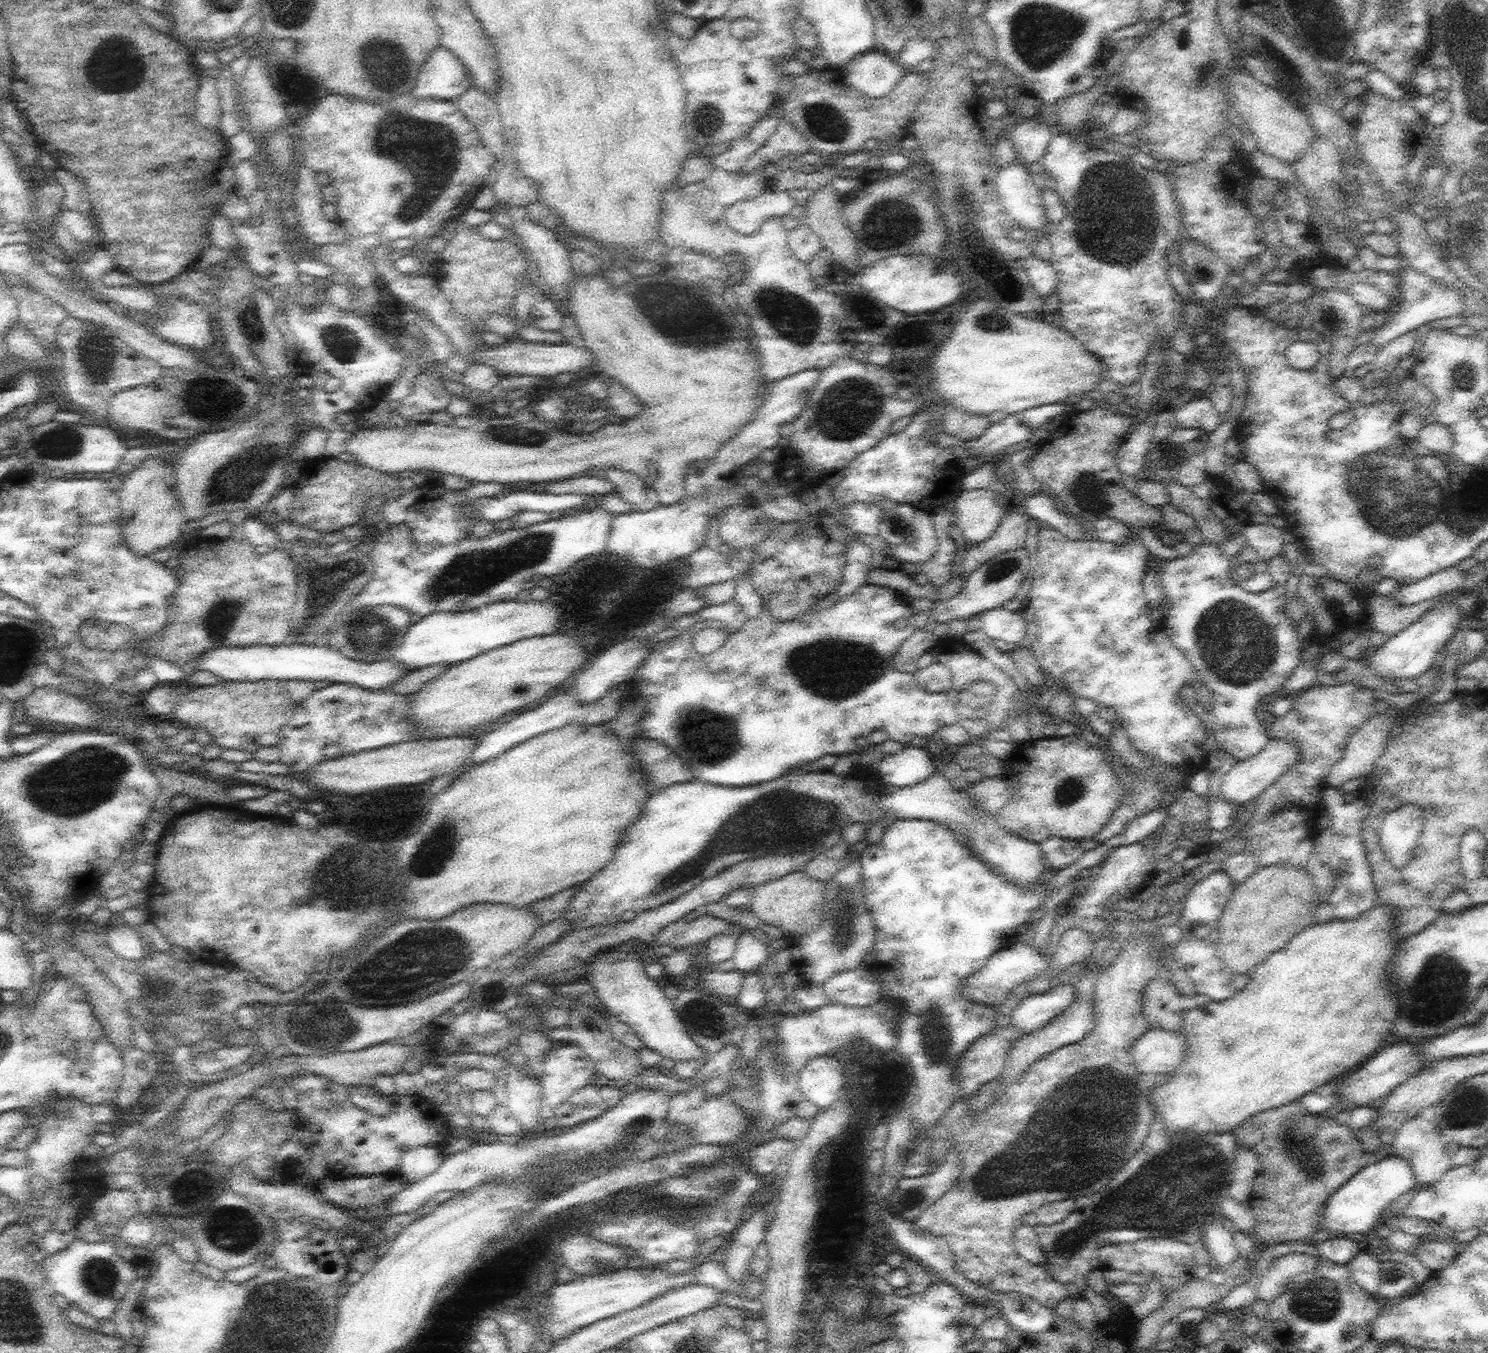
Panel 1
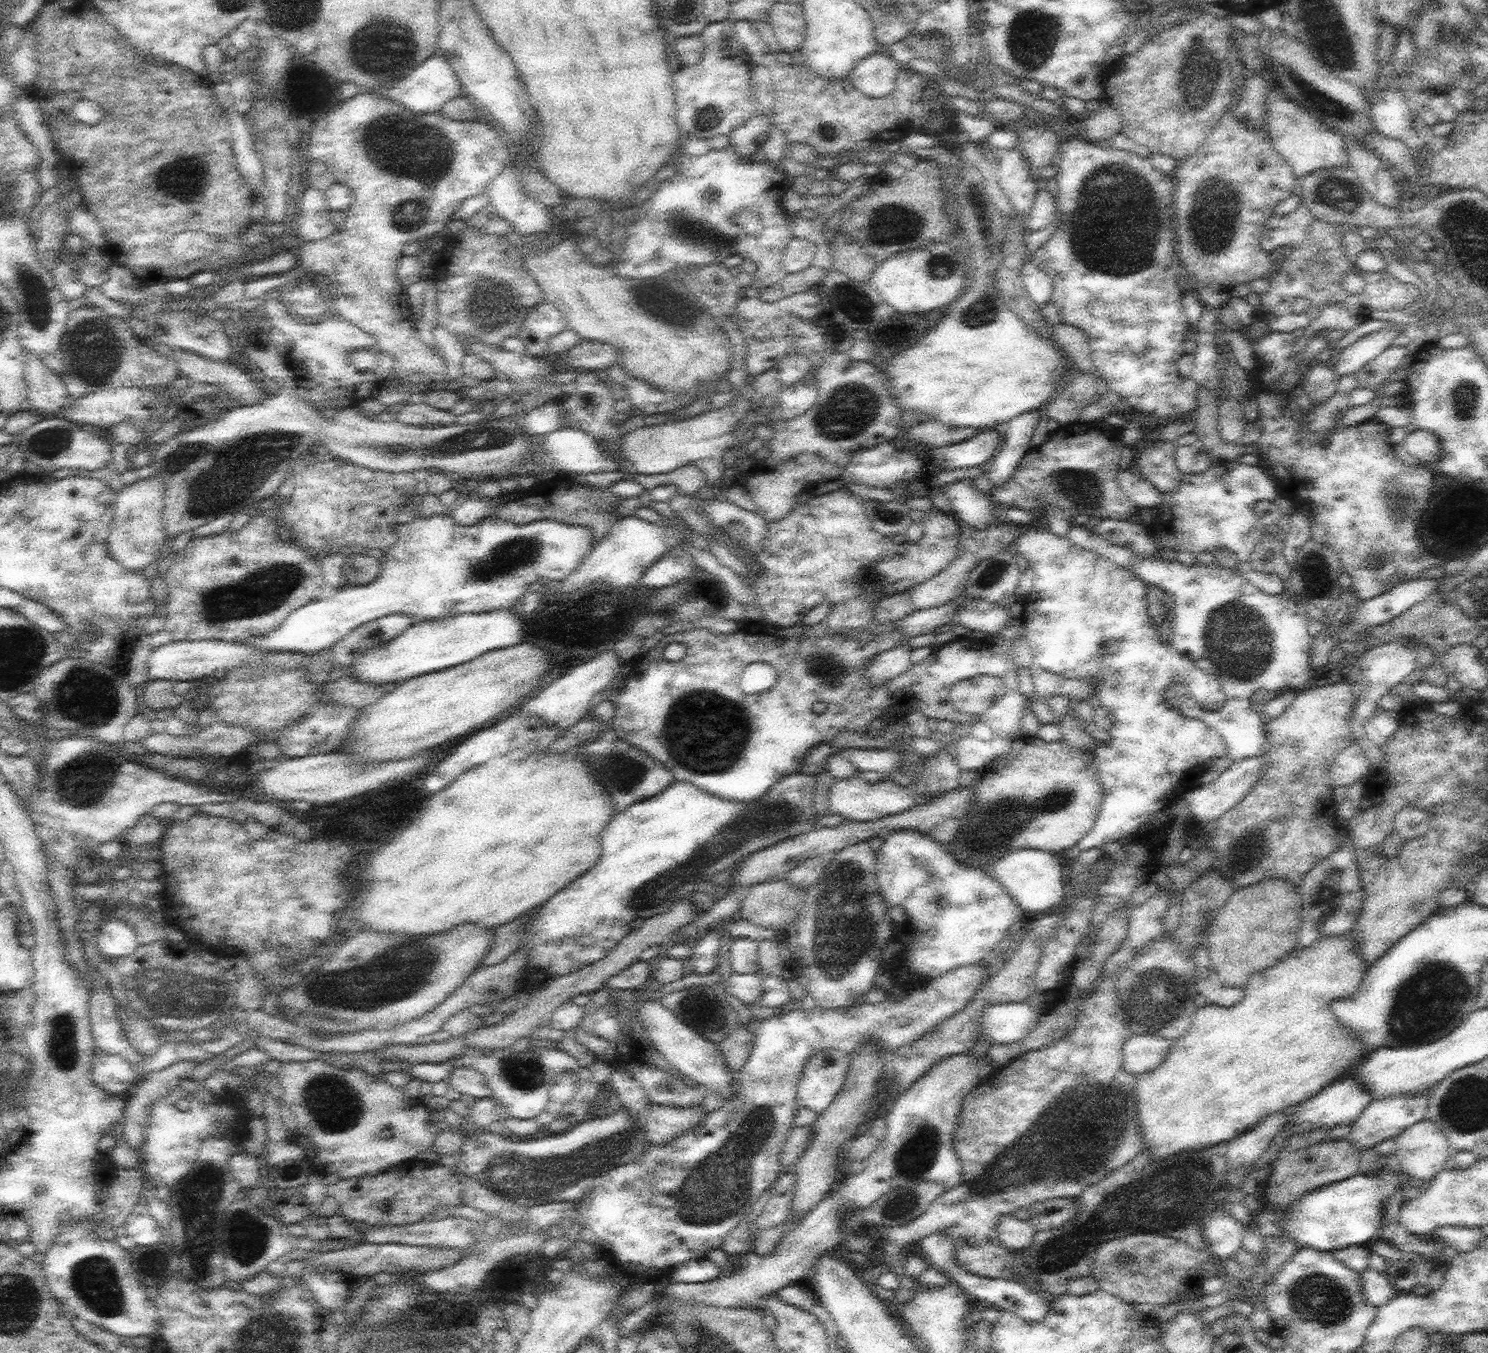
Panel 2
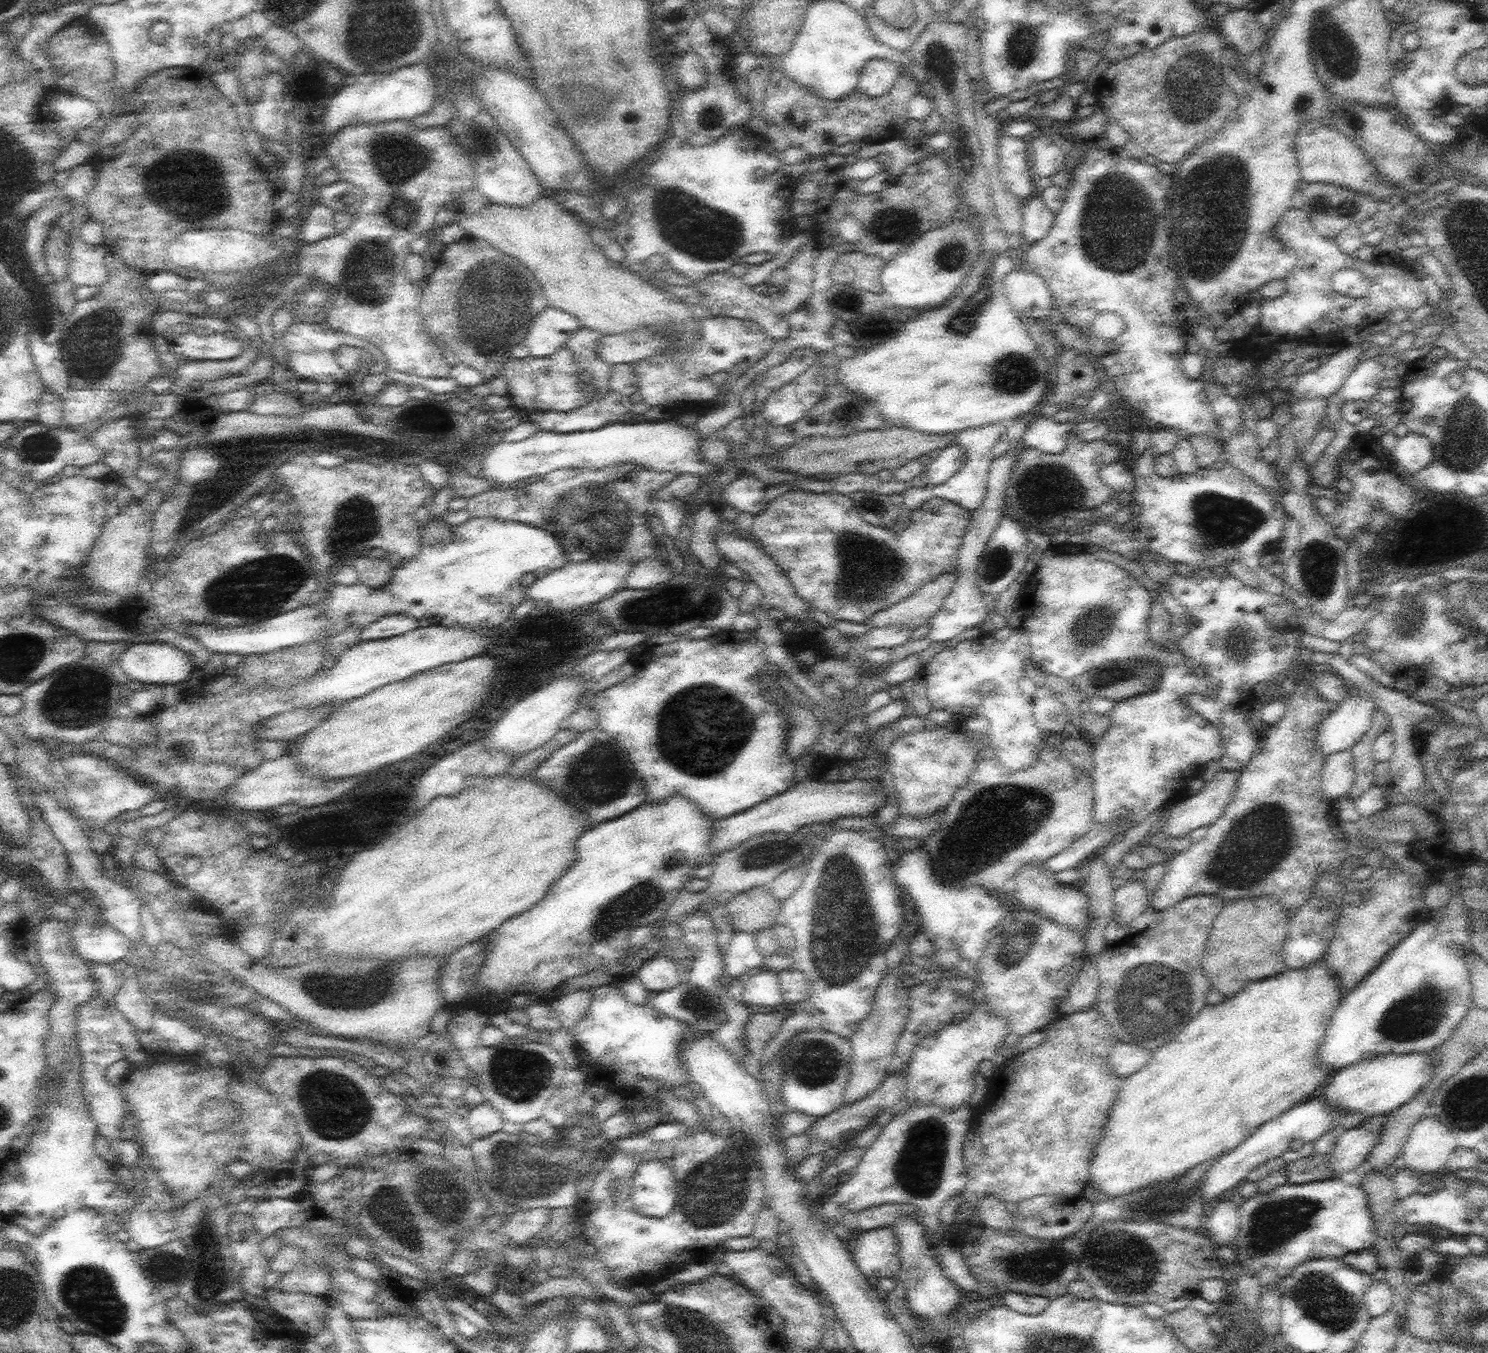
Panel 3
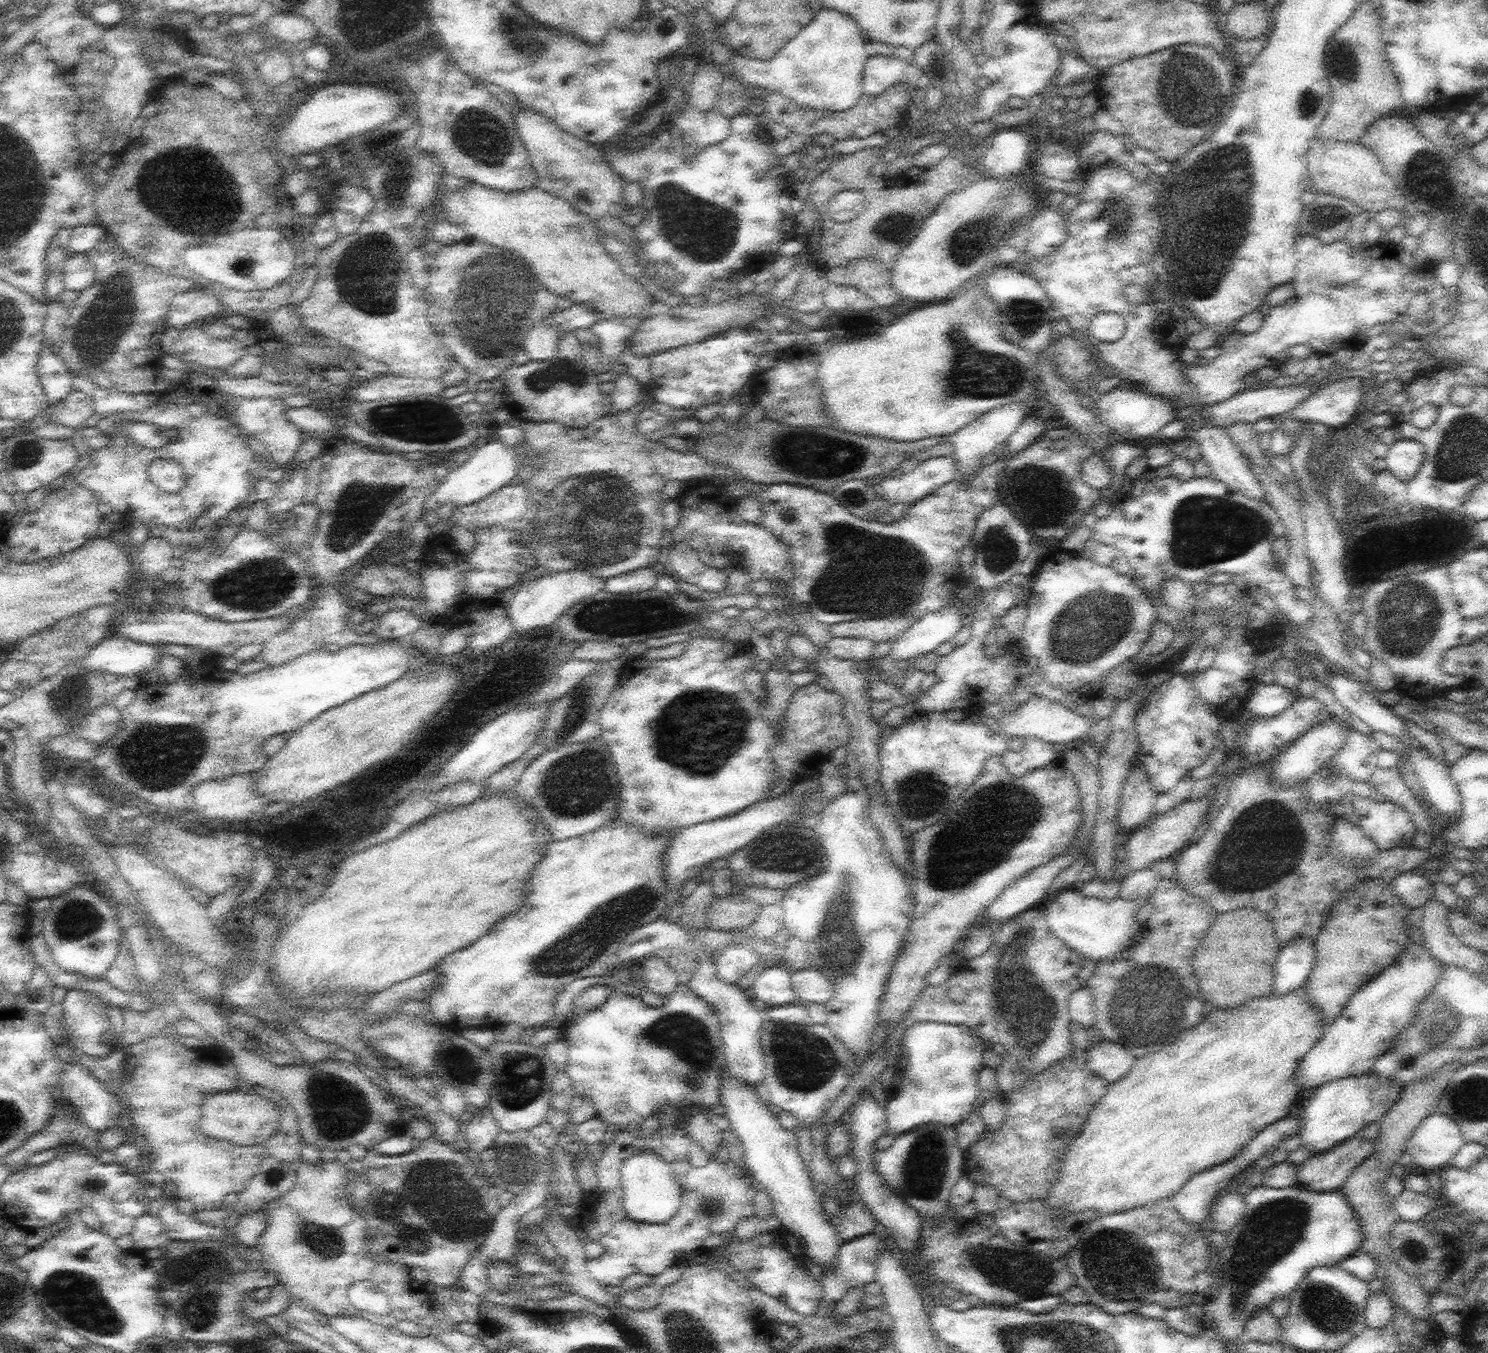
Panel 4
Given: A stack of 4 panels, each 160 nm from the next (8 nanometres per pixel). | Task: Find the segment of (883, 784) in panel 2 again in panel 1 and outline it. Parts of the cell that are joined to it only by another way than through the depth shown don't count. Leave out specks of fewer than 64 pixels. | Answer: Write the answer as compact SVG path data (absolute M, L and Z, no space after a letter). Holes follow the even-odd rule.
M940 768L932 777L915 786L906 788L883 786L878 795L877 805L883 808L885 814L895 813L898 819L930 819L949 826L959 841L969 842L977 857L1020 888L1033 889L1040 885L1042 875L1049 870L1045 865L1046 859L1042 855L1040 843L1026 840L1003 829L995 816L987 815L968 796L966 789L961 792L954 791L943 777Z

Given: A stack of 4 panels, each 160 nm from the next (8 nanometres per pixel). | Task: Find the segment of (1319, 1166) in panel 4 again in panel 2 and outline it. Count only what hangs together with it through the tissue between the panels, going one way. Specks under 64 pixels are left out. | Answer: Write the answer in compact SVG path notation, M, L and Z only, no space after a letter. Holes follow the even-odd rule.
M1434 1087L1427 1093L1418 1096L1398 1095L1374 1099L1367 1106L1367 1109L1353 1122L1353 1127L1348 1137L1353 1140L1353 1143L1360 1150L1374 1147L1384 1142L1384 1140L1394 1139L1394 1137L1398 1136L1403 1130L1416 1124L1420 1119L1425 1118L1430 1095L1433 1090Z

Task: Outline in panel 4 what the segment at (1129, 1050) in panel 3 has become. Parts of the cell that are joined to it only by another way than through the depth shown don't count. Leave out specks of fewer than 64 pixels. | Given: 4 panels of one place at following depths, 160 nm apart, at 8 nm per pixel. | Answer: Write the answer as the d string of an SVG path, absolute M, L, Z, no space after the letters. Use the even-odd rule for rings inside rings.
M1104 1041L1087 1050L1087 1065L1109 1083L1120 1080L1130 1072L1136 1057L1124 1045Z

